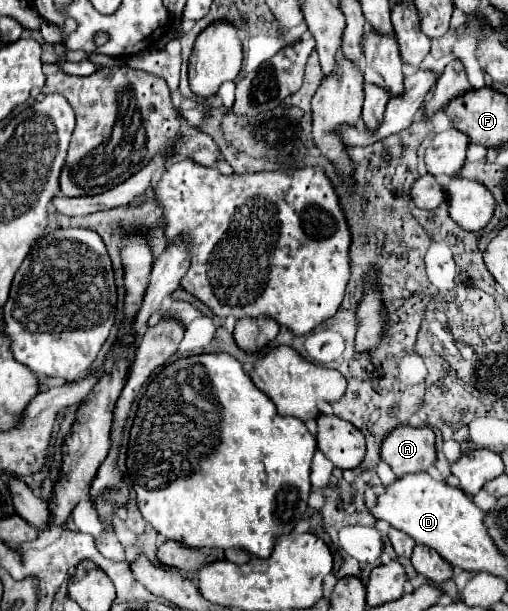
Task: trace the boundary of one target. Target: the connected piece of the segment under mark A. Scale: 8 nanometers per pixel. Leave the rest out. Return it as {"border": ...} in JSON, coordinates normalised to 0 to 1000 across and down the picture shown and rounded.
{"border":[[[780,700],[752,727],[752,753],[772,766],[772,773],[791,782],[815,773],[839,773],[858,759],[850,700]]]}

